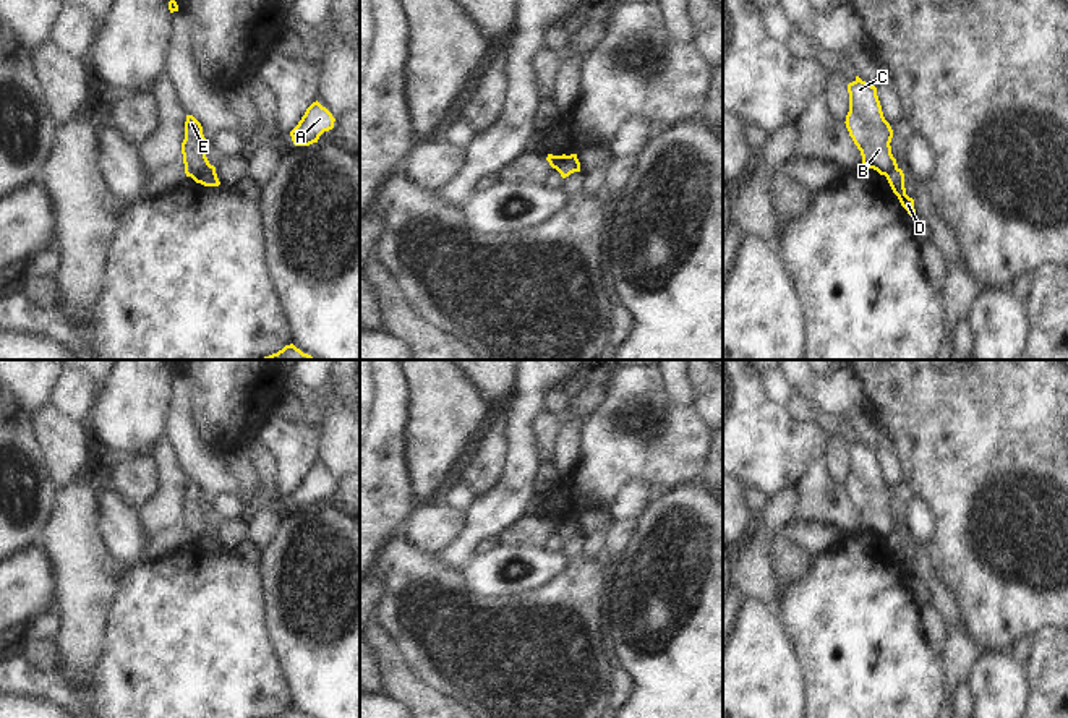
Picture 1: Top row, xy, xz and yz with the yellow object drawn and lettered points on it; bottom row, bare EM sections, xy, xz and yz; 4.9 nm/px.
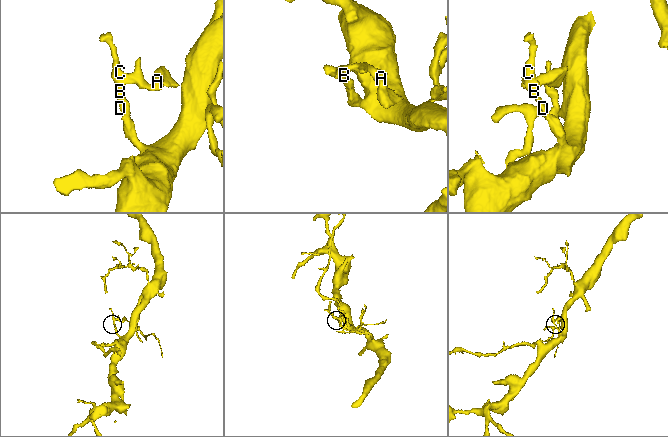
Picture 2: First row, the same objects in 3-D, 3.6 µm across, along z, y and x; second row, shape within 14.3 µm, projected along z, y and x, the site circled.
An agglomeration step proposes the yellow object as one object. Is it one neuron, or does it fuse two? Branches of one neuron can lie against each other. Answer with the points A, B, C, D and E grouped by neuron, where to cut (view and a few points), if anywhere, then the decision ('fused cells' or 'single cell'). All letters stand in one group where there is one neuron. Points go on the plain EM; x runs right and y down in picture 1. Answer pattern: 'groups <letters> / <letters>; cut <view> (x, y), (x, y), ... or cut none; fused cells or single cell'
groups A B C E / D; cut xy (214, 534), (192, 540); fused cells

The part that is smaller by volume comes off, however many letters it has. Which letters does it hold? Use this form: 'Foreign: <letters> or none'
Foreign: A, B, C, E

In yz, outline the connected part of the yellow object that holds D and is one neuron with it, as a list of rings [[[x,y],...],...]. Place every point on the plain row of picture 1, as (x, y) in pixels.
[[[893,532],[886,538],[886,543],[888,543],[893,556],[898,559],[901,569],[908,574],[909,579],[912,579],[916,575],[914,562],[906,558],[903,533],[901,532]]]

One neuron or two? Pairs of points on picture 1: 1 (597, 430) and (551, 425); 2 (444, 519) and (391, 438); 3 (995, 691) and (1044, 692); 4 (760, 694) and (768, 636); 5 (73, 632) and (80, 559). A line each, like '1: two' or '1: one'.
1: two
2: two
3: two
4: one
5: one

